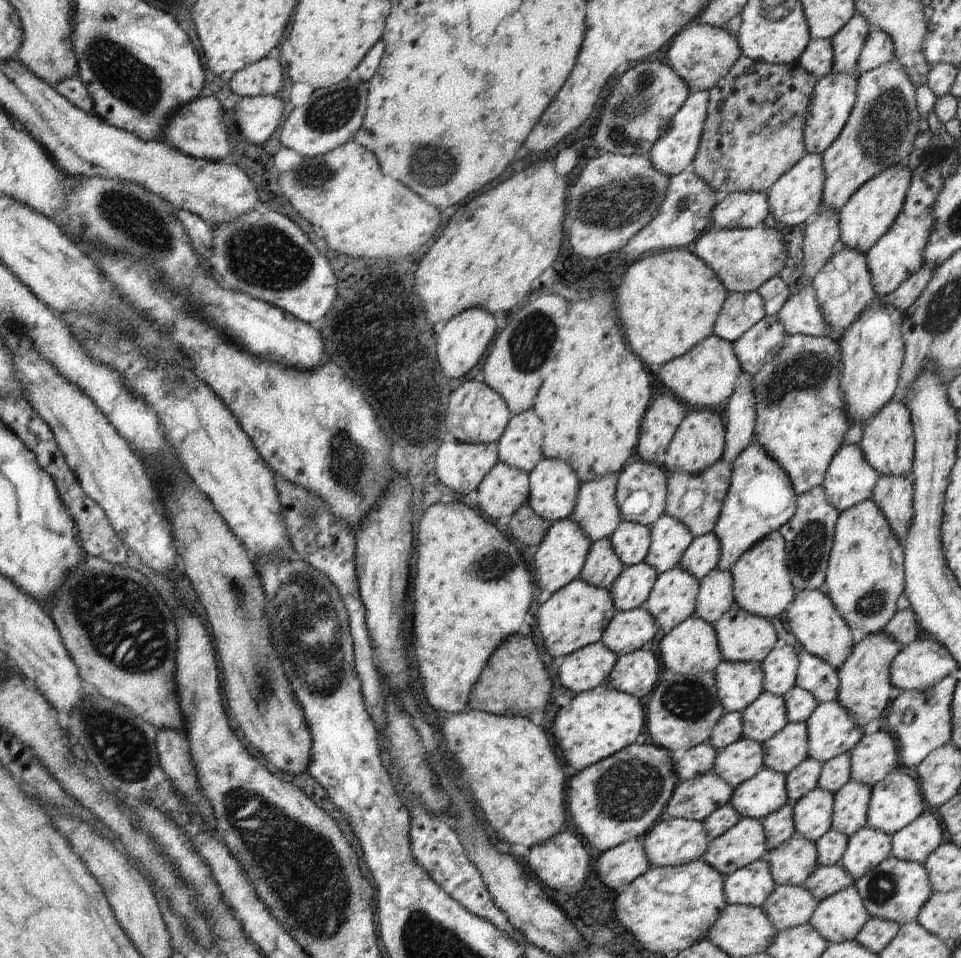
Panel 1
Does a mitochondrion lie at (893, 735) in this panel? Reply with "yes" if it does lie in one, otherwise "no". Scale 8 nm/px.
no

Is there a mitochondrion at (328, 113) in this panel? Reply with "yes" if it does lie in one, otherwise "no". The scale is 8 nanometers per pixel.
yes

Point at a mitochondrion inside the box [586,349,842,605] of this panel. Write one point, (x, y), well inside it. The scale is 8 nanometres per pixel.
(807, 549)

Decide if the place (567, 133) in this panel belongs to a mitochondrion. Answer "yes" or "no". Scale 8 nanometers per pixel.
no

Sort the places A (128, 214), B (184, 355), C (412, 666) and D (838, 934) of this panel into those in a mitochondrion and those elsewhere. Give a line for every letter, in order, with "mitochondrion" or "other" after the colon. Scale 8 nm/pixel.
A: mitochondrion
B: other
C: other
D: other

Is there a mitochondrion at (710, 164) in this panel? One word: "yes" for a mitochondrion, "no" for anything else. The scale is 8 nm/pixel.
yes

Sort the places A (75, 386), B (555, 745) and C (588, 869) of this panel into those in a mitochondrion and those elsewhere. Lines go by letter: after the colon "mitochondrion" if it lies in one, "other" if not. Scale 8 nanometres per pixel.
A: other
B: other
C: other

